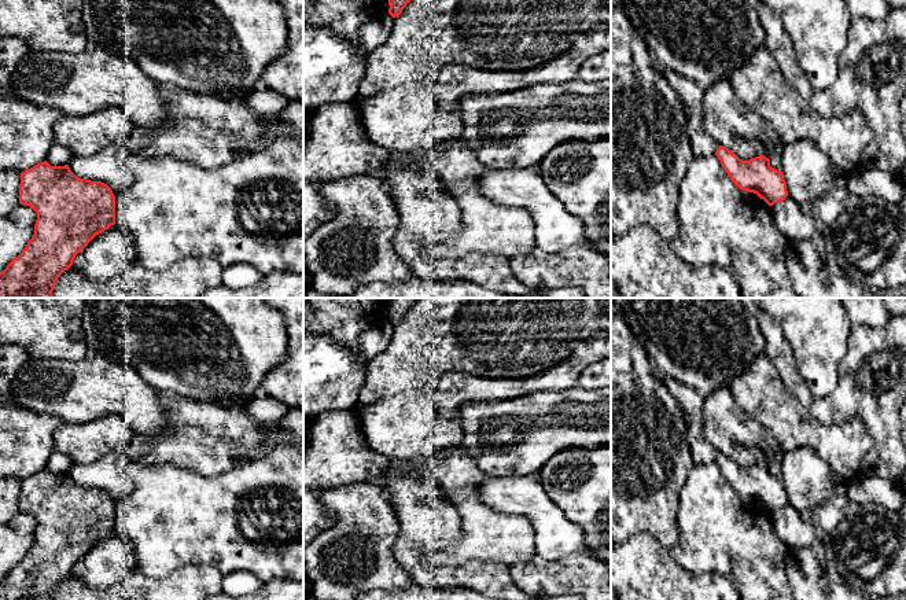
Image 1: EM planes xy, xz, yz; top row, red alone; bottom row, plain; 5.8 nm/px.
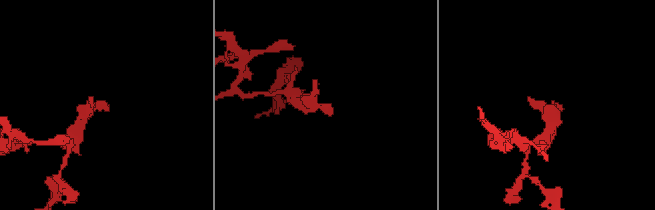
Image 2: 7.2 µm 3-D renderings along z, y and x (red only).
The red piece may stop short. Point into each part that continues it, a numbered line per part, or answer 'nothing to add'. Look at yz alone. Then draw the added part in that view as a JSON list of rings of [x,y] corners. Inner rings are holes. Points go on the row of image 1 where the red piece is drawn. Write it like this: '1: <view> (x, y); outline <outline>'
1: yz (691, 95); outline [[[659,66],[659,69],[670,86],[678,95],[685,108],[686,135],[692,146],[693,157],[715,155],[719,144],[704,130],[701,117],[704,89],[667,67]]]

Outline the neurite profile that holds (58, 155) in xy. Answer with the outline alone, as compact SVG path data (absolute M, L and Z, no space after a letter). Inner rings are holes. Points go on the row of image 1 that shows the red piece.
M55 143L48 151L45 161L51 166L65 166L70 162L71 158L73 155L66 147Z

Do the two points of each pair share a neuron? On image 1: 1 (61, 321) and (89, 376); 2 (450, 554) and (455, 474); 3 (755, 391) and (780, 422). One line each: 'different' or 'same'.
1: different
2: same
3: same

